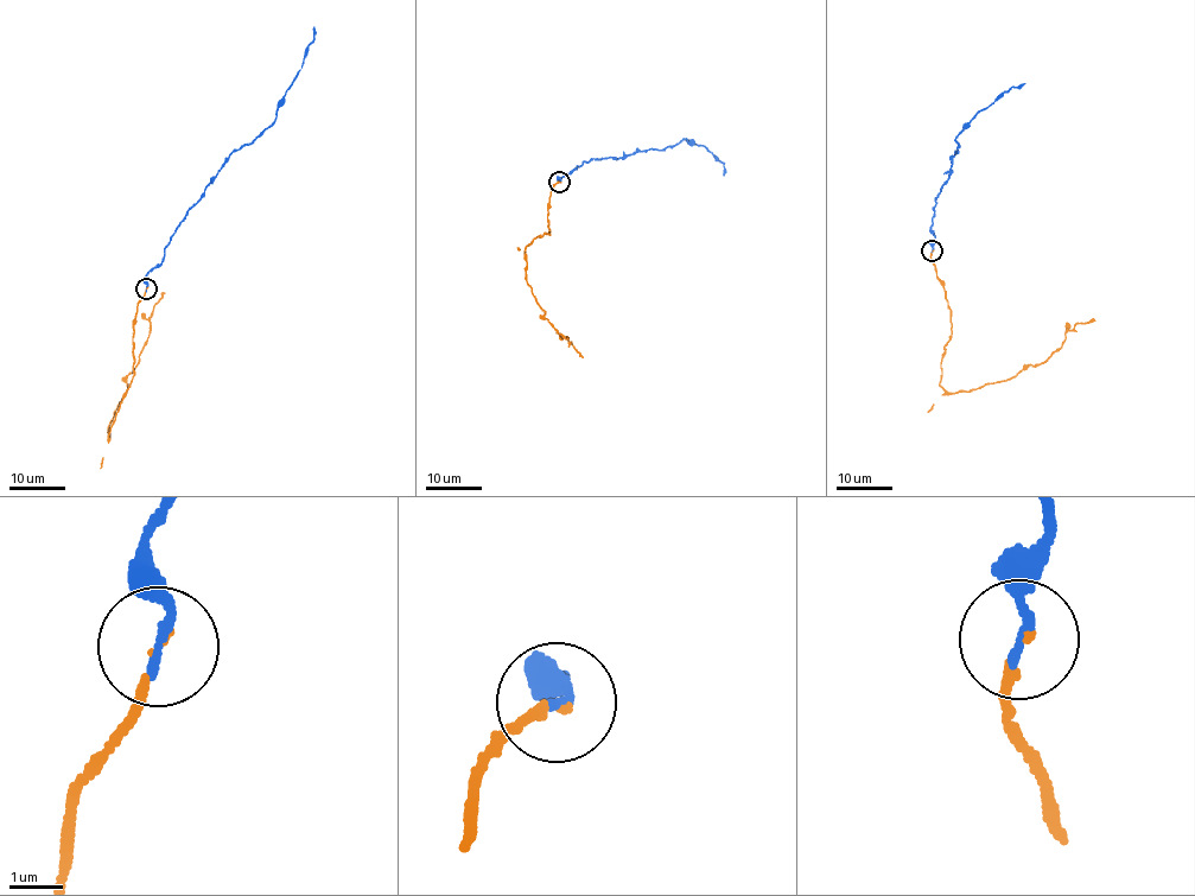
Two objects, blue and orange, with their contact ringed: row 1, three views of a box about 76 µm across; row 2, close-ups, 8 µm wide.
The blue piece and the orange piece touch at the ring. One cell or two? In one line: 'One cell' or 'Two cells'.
One cell

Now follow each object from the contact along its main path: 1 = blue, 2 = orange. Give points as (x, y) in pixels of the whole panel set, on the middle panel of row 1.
1: (559, 182), (591, 159), (617, 159), (639, 150), (661, 150), (685, 138), (724, 164), (724, 176)
2: (559, 182), (550, 192), (550, 232), (526, 247), (526, 280), (544, 317), (583, 357)

